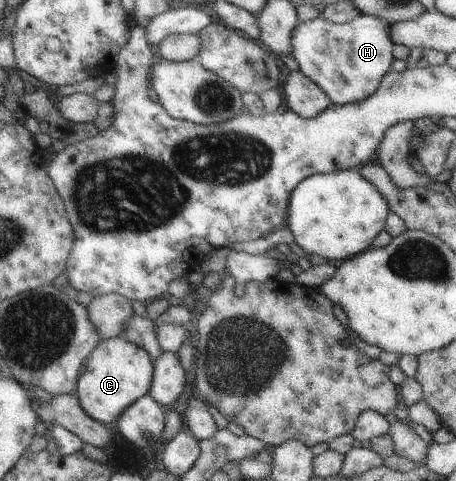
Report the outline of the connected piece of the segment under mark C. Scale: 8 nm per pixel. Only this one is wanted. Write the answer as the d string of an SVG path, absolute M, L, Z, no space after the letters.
M120 336L100 341L89 354L77 380L80 406L94 420L109 426L116 424L126 408L149 392L153 372L154 361L142 346Z

